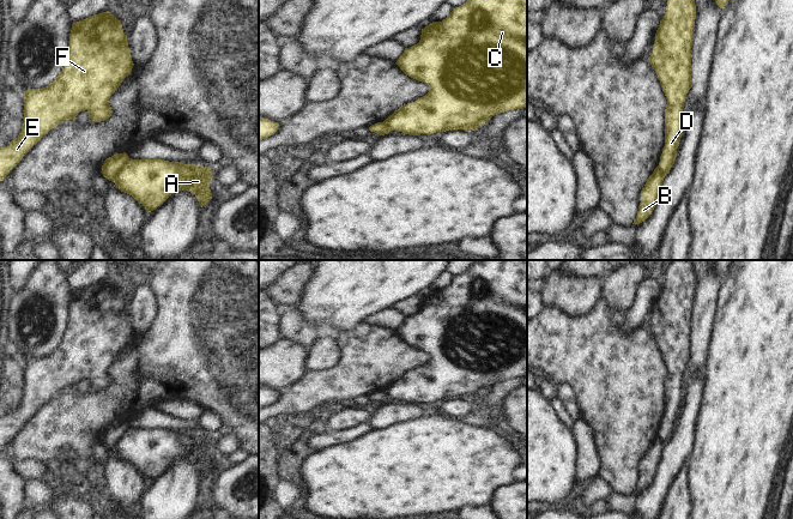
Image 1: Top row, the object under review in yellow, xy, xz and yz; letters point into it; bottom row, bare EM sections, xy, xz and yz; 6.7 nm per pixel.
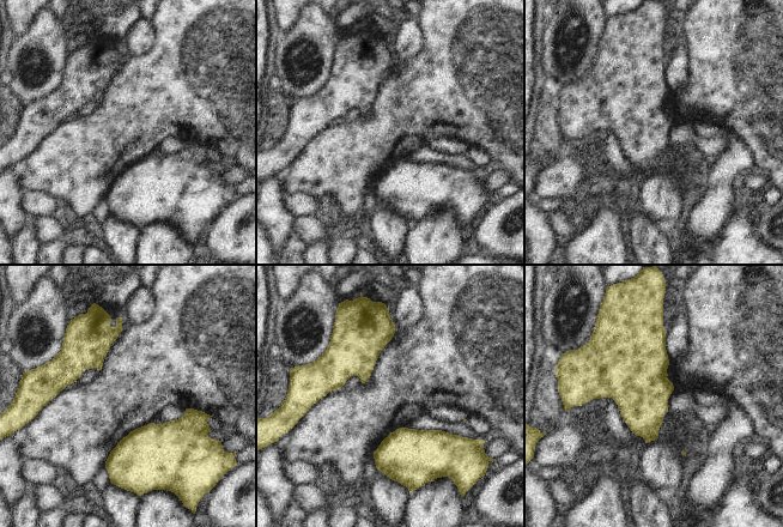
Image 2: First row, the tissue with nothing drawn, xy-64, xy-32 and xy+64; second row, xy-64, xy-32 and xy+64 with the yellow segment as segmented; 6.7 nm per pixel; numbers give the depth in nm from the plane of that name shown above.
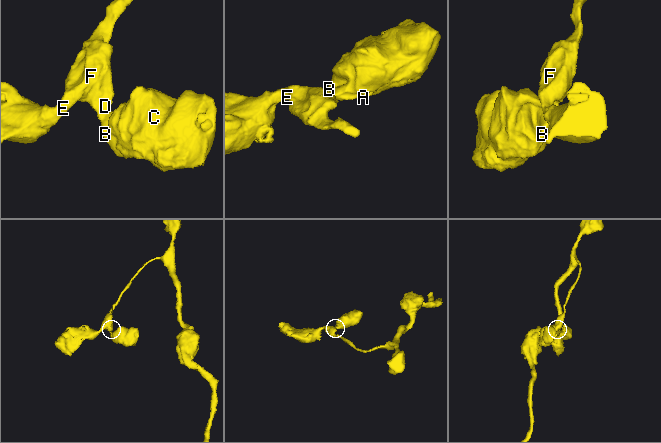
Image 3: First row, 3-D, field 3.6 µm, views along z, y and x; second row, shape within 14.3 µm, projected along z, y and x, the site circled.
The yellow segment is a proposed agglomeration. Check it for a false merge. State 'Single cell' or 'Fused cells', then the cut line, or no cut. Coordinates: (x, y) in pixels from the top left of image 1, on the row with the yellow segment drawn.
Fused cells. Split along xy (128, 157), (108, 179).

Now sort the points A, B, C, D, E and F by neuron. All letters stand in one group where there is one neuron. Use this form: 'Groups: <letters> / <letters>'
Groups: A B C / D E F.

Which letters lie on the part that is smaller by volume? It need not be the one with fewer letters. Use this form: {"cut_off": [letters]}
{"cut_off": ["A", "B", "C"]}

